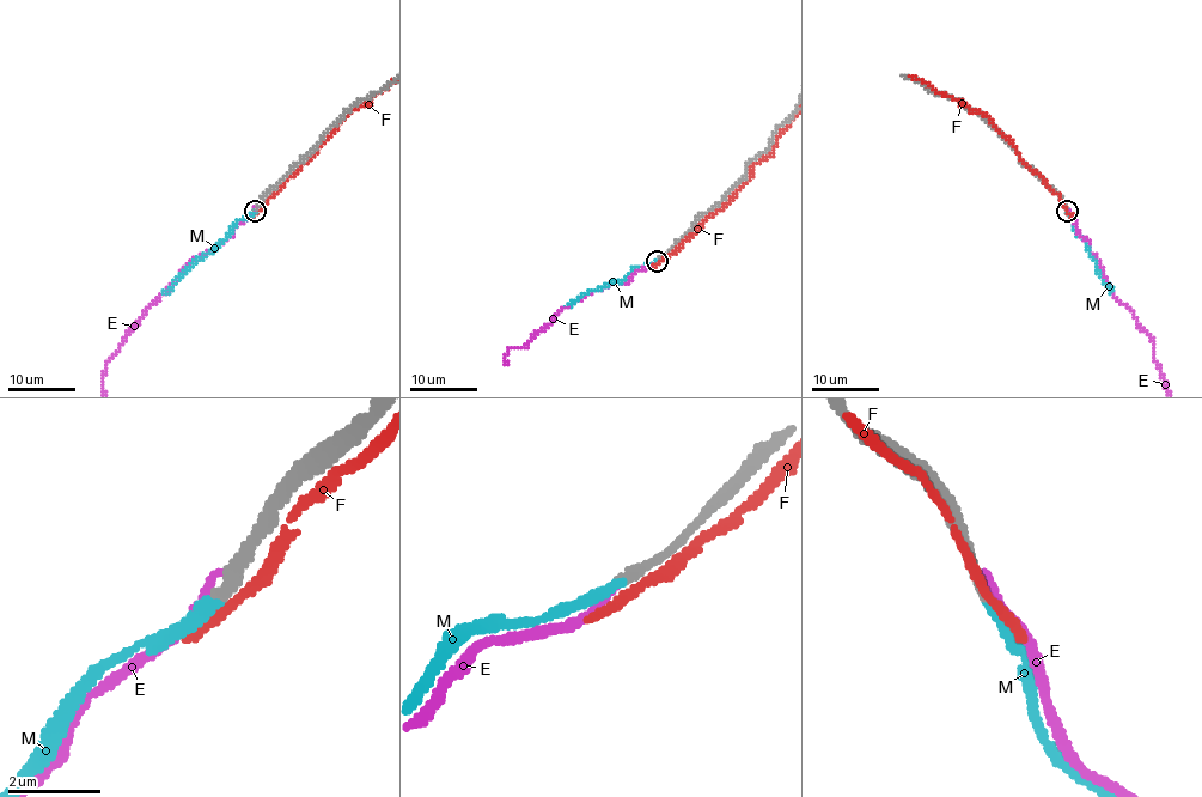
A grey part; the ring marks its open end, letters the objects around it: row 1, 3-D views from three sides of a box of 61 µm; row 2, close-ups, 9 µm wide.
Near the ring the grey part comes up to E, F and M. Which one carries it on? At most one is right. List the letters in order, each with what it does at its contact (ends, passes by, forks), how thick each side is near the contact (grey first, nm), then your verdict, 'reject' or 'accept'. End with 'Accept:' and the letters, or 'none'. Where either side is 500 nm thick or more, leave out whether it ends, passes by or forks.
E: it ends | 240/220 nm | reject
F: it passes by | 240/200 nm | reject
M: it ends | 240/240 nm | accept
Accept: M

